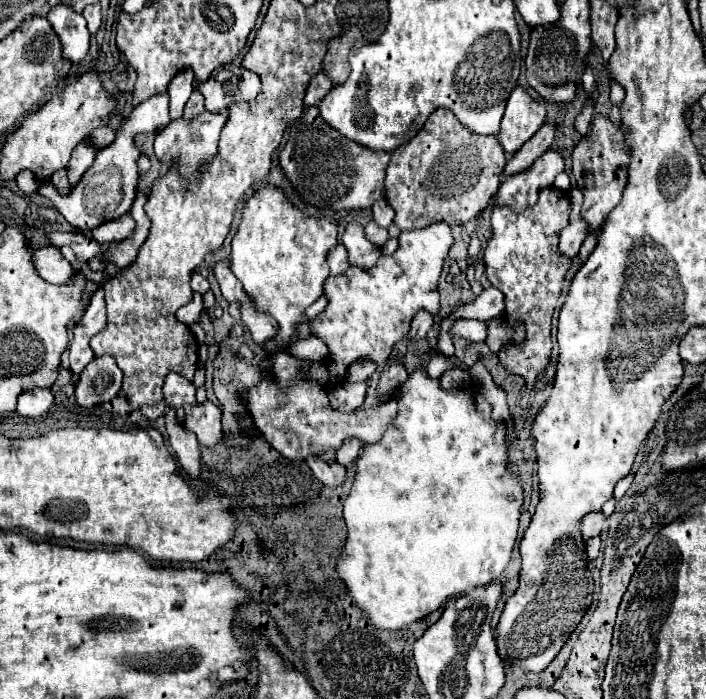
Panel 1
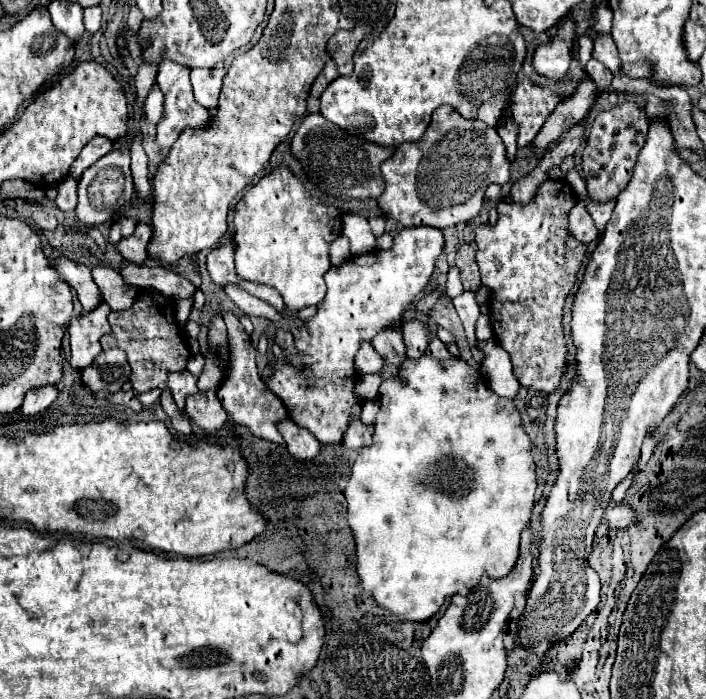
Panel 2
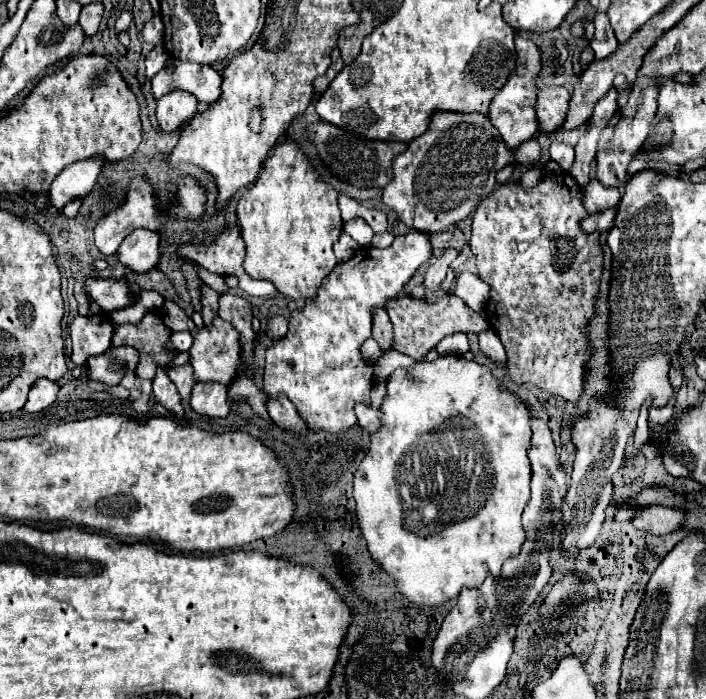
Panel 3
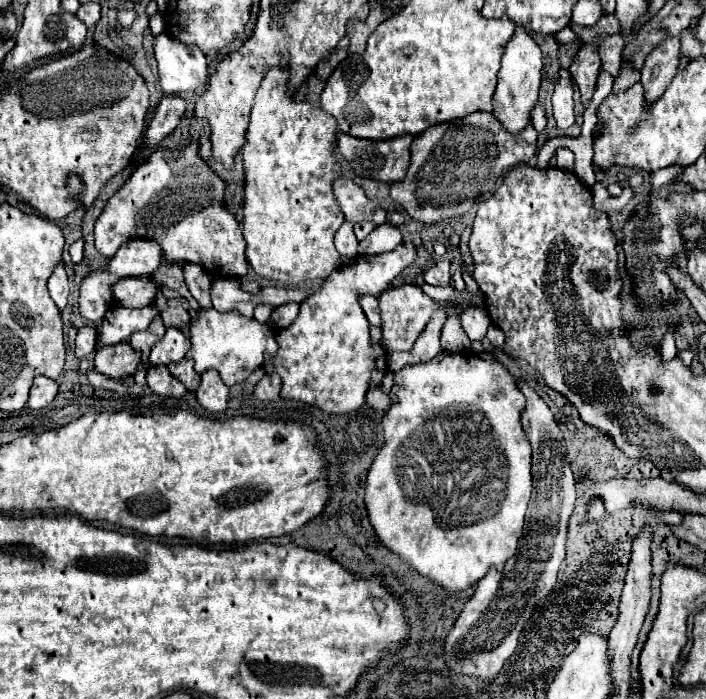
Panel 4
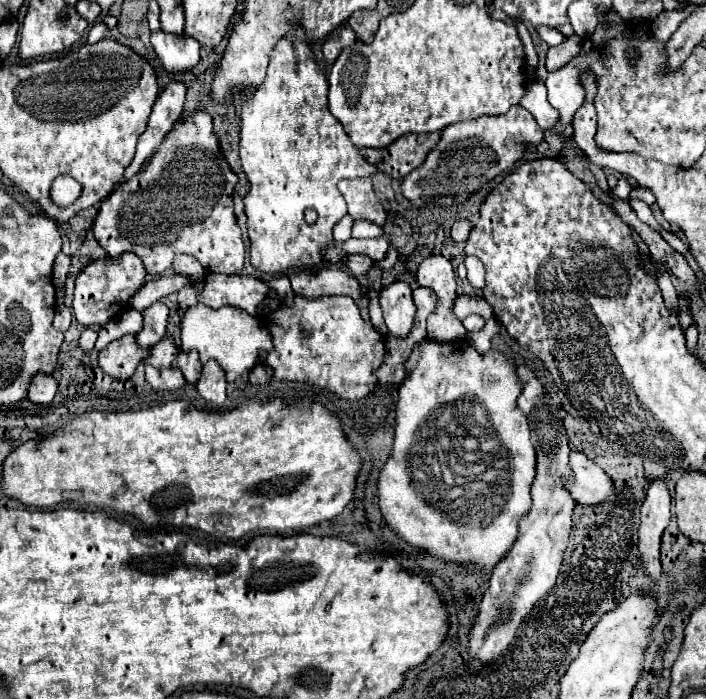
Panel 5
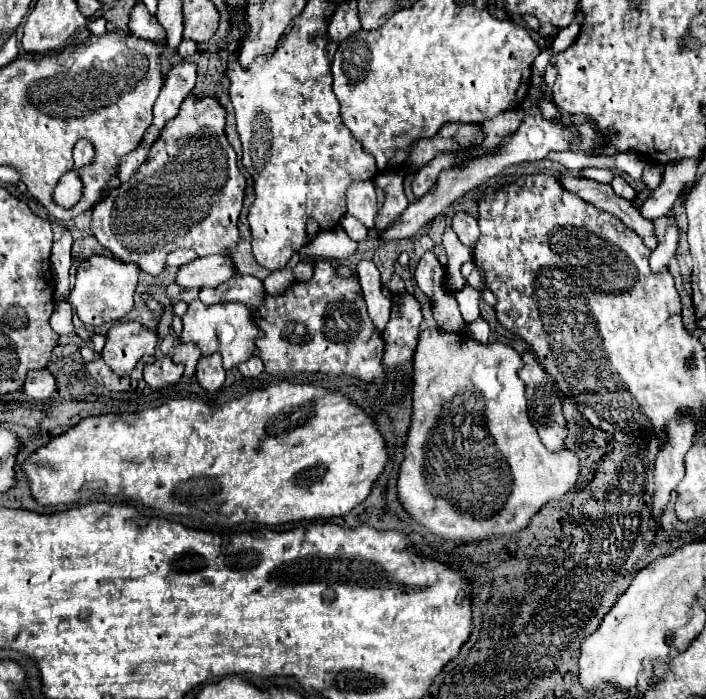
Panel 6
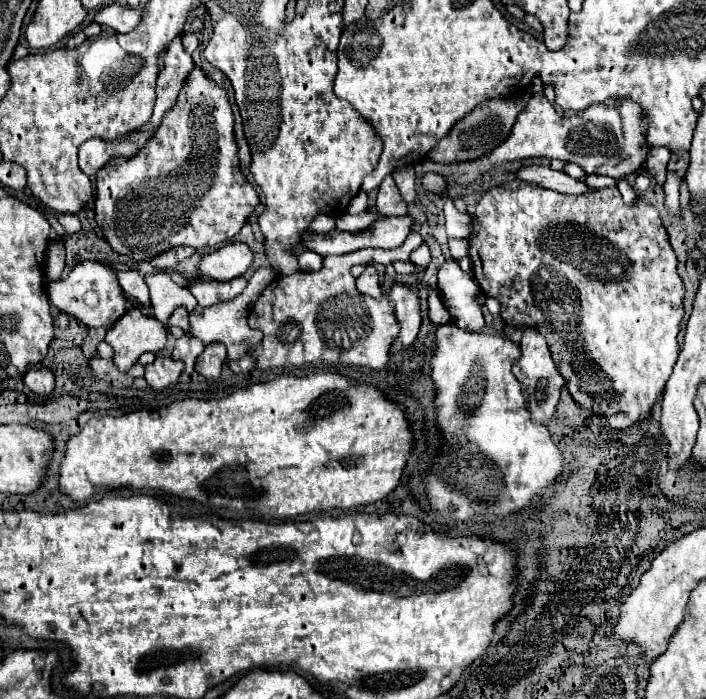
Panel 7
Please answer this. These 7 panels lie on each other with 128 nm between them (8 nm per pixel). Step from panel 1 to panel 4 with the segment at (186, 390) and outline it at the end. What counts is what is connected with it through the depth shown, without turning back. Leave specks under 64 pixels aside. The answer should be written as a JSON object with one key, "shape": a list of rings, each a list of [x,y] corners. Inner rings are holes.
{"shape":[[[184,358],[184,360],[176,362],[176,364],[168,364],[168,370],[172,372],[172,376],[176,380],[180,380],[188,388],[188,392],[196,392],[196,388],[200,386],[200,376],[194,372],[192,360]]]}

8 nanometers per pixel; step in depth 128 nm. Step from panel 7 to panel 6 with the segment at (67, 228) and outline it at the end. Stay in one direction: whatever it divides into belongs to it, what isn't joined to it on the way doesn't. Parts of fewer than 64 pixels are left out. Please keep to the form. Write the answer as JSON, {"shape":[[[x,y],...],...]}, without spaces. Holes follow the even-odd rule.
{"shape":[[[66,230],[64,236],[54,242],[52,248],[52,274],[56,280],[56,298],[64,300],[70,292],[70,282],[68,282],[68,268],[70,268],[70,248],[72,248],[72,234]]]}

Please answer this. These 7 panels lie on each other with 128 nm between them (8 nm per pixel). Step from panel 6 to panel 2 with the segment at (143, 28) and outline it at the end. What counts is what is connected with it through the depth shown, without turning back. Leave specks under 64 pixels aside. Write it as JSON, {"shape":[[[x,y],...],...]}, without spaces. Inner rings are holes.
{"shape":[[[194,68],[190,72],[190,80],[192,80],[192,90],[194,90],[194,98],[198,104],[202,104],[208,110],[216,110],[218,108],[218,94],[222,88],[222,80],[224,80],[224,70],[218,68]],[[154,86],[146,98],[146,104],[144,104],[144,116],[150,124],[158,124],[160,118],[163,117],[163,104],[164,96],[160,92],[158,86]]]}

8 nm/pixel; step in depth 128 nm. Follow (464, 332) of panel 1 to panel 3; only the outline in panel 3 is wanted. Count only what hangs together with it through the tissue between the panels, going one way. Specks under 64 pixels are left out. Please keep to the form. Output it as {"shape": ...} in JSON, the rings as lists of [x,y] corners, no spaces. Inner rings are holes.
{"shape":[[[446,294],[434,302],[426,300],[414,300],[408,296],[398,296],[396,300],[388,302],[386,308],[392,324],[394,324],[394,350],[414,358],[414,360],[424,360],[424,356],[436,348],[436,344],[454,332],[484,332],[490,328],[486,316],[472,312],[458,296]]]}

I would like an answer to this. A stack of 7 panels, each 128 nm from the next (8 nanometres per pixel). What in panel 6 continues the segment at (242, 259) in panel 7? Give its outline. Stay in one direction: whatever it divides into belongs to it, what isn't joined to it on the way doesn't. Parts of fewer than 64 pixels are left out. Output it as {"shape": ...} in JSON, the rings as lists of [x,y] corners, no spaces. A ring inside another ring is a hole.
{"shape":[[[204,256],[186,266],[182,266],[176,274],[176,284],[184,290],[188,288],[204,288],[204,286],[218,286],[224,280],[232,278],[236,272],[232,258],[228,256]]]}

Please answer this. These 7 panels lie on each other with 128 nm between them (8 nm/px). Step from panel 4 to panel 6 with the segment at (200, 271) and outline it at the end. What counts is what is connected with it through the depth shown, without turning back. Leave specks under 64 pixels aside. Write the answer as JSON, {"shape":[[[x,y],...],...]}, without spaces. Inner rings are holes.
{"shape":[[[176,250],[176,252],[168,254],[168,266],[180,268],[180,266],[184,266],[184,264],[190,264],[190,262],[196,260],[196,258],[198,258],[198,256],[196,256],[196,252],[192,252],[192,250]]]}

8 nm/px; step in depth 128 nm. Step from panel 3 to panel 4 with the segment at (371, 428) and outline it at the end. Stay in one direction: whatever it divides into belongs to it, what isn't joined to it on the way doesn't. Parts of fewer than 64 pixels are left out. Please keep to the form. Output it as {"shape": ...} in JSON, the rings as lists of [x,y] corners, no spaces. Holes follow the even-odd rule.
{"shape":[[[372,386],[372,388],[368,390],[368,394],[366,394],[366,404],[368,404],[370,410],[378,412],[380,416],[384,416],[386,408],[390,406],[390,402],[388,402],[388,394],[384,394],[384,392],[380,390],[380,386]]]}

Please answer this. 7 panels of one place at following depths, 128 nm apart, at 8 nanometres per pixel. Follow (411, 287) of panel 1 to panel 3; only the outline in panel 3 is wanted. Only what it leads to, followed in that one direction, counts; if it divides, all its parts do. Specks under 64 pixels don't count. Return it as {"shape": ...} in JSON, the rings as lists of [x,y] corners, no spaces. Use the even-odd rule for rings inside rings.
{"shape":[[[408,232],[396,236],[394,244],[386,250],[360,248],[348,262],[336,264],[336,268],[324,278],[318,288],[314,302],[306,302],[300,312],[290,316],[286,338],[274,342],[266,350],[266,370],[264,370],[264,392],[270,398],[286,396],[298,410],[298,414],[308,422],[312,432],[340,434],[356,424],[354,404],[370,404],[372,390],[372,366],[360,356],[360,346],[372,336],[372,312],[376,308],[386,308],[386,304],[398,298],[406,282],[416,274],[416,270],[432,258],[432,242],[426,232]]]}

